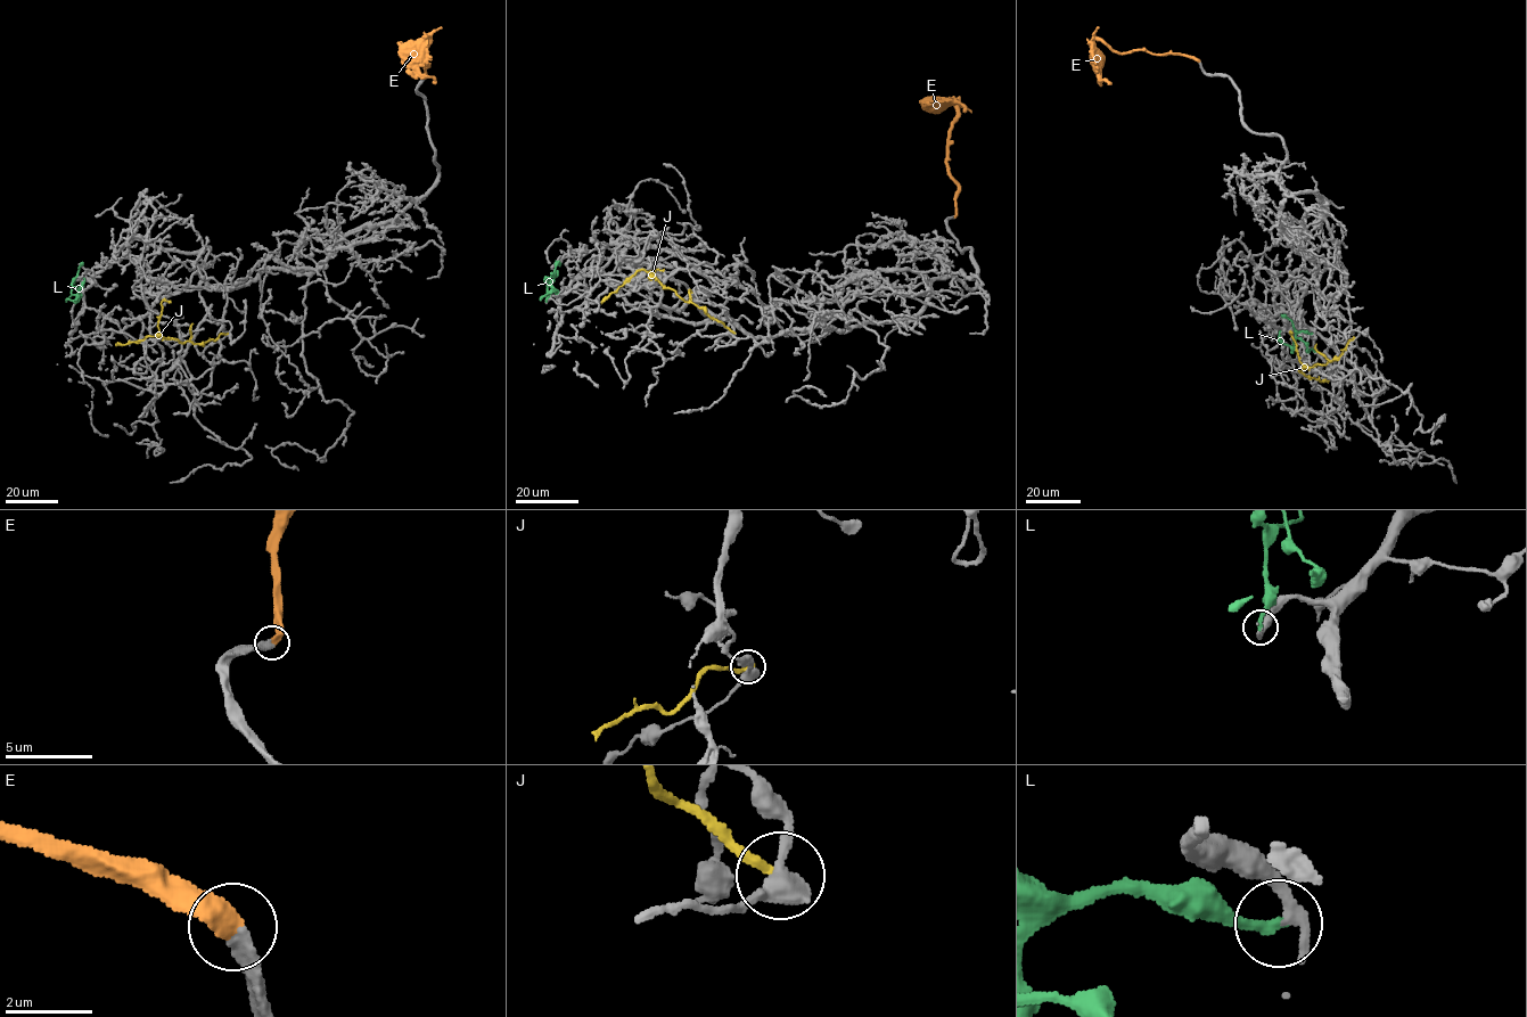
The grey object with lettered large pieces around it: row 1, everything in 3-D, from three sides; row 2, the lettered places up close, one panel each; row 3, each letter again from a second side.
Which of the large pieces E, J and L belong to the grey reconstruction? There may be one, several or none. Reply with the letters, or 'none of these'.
E, L

